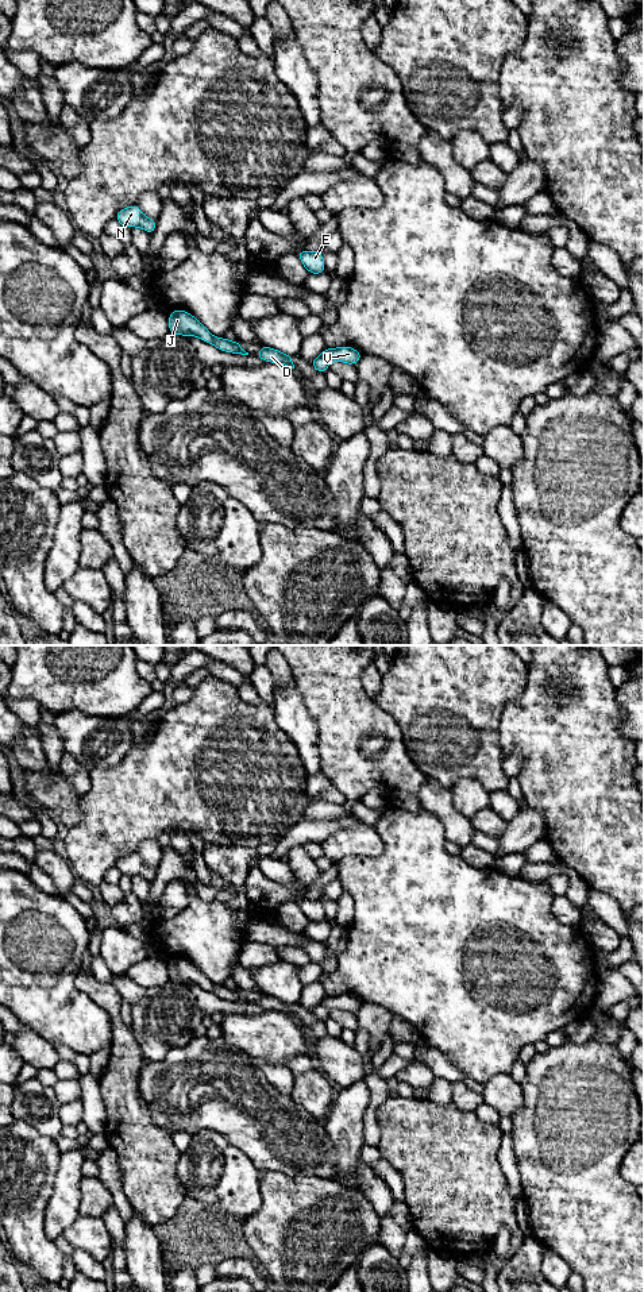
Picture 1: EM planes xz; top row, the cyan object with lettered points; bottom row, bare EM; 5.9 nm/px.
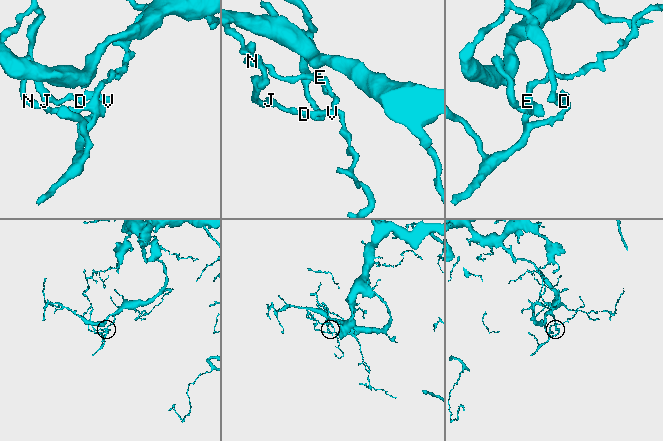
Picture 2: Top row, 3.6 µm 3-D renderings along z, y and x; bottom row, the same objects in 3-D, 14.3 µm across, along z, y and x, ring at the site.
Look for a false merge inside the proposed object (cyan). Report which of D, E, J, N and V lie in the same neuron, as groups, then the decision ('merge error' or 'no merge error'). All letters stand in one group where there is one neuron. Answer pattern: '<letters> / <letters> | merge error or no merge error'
D J V / E N | merge error

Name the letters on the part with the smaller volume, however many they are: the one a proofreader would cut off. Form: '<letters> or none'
E, N

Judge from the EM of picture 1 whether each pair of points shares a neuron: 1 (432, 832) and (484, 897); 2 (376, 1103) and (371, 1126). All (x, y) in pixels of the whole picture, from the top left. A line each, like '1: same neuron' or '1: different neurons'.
1: same neuron
2: same neuron

